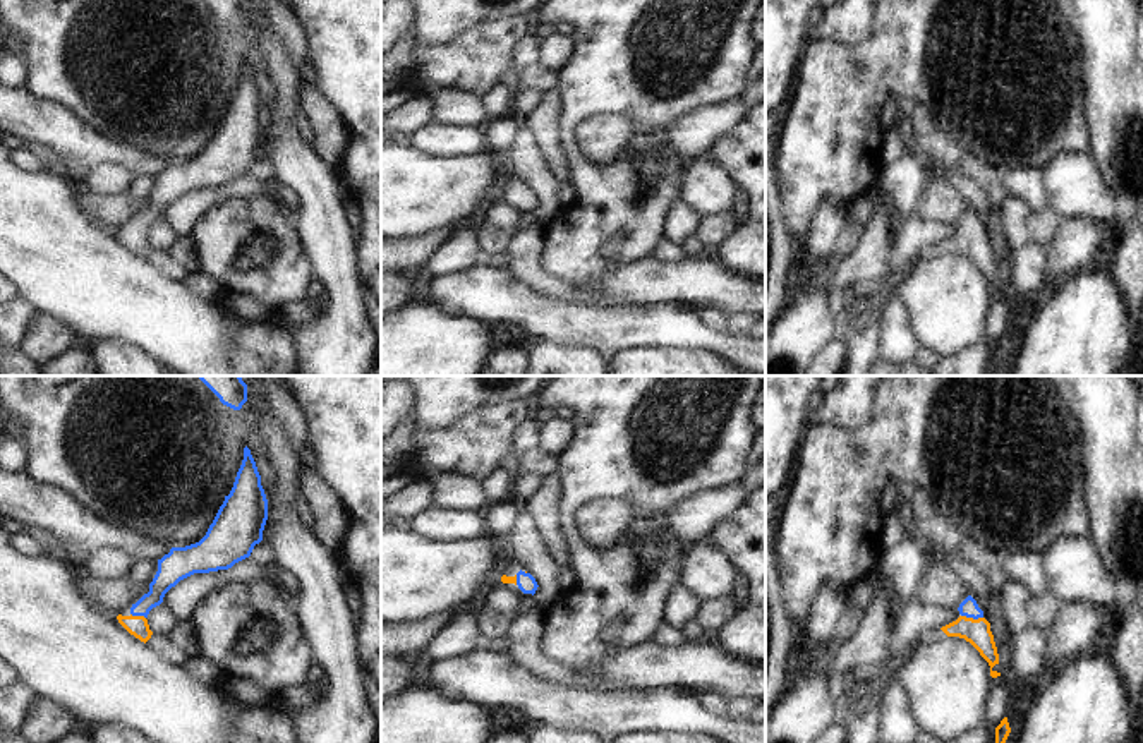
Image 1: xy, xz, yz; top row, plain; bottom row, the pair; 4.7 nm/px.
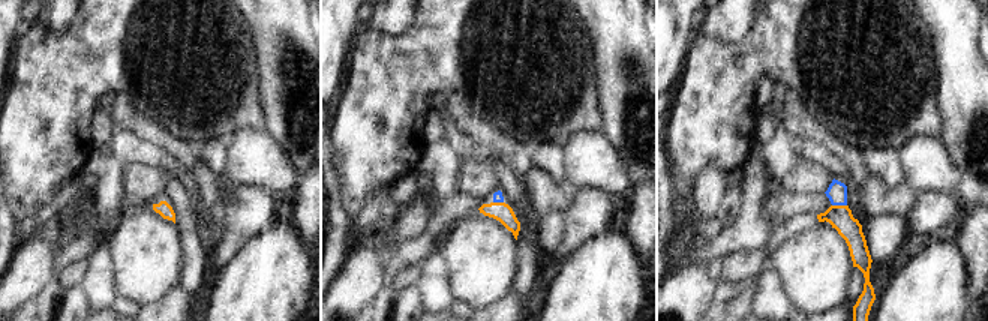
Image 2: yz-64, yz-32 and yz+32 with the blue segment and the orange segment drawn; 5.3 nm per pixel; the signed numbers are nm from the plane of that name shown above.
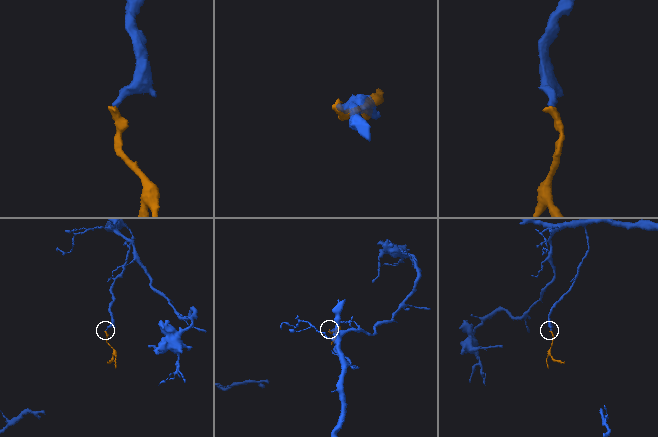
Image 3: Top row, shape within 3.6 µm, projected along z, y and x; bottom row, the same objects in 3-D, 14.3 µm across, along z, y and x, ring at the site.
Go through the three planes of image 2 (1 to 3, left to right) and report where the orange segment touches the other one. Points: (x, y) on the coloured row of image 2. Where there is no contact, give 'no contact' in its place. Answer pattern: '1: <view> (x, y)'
1: no contact
2: yz-32 (498, 201)
3: yz+32 (840, 204)

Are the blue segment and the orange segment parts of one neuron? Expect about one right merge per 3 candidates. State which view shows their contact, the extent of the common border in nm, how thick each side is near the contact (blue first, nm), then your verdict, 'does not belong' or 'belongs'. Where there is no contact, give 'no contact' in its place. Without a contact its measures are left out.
yz | 110 nm | 90/120 nm | belongs

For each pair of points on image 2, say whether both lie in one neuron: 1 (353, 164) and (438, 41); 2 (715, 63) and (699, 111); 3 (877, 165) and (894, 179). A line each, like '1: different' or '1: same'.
1: same
2: same
3: same

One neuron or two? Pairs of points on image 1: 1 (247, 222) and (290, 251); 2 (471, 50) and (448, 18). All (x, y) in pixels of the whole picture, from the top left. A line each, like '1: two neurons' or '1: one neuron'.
1: one neuron
2: two neurons

